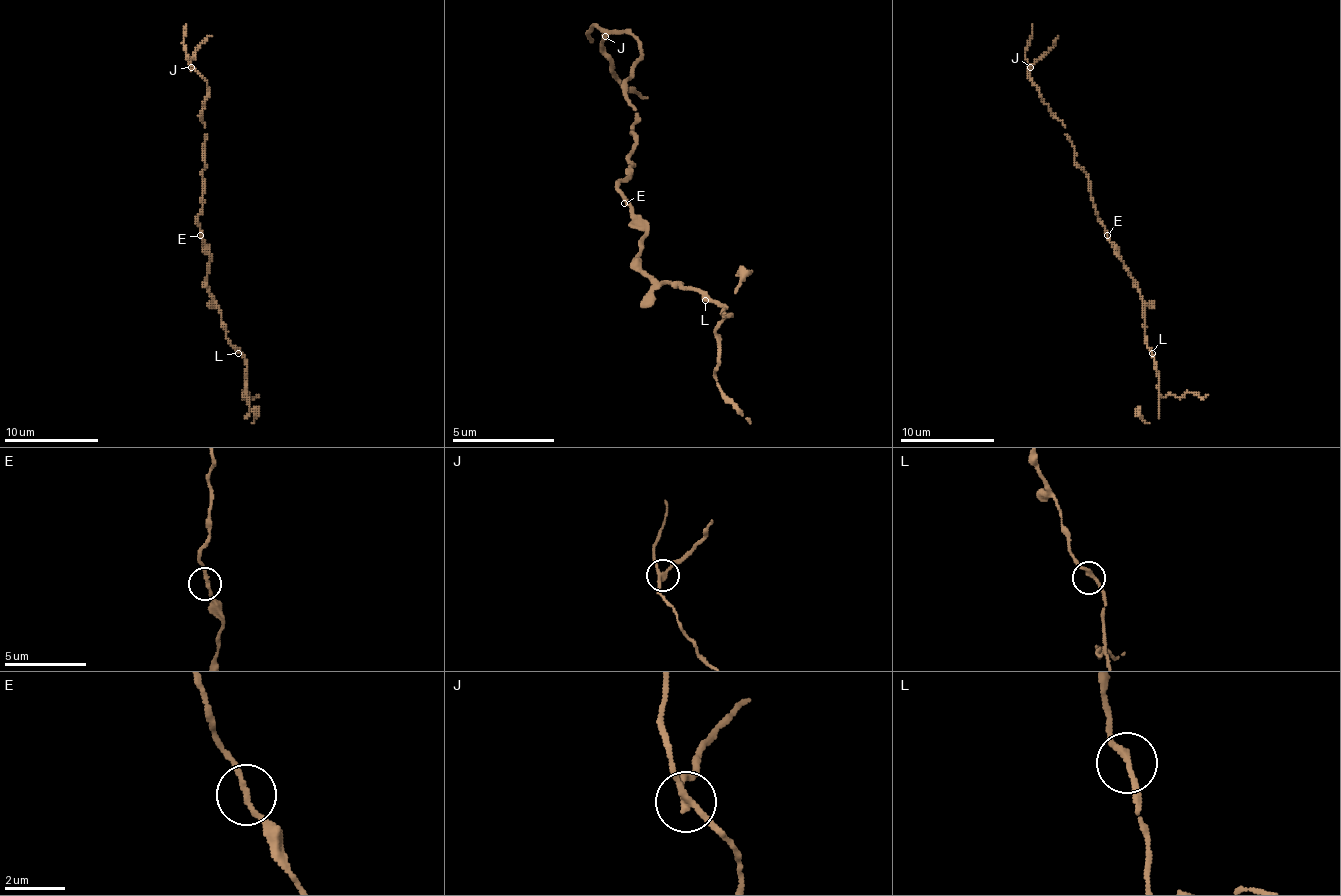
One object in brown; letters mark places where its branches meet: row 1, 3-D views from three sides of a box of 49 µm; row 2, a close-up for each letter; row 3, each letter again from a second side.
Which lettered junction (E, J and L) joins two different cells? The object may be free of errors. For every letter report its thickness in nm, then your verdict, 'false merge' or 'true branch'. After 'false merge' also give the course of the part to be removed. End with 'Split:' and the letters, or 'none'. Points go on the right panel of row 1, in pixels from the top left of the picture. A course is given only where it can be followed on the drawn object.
E: calibre 180 nm; true branch
J: calibre 180 nm; false merge; course (1030, 66), (1046, 52), (1058, 36)
L: calibre 220 nm; true branch
Split: J

